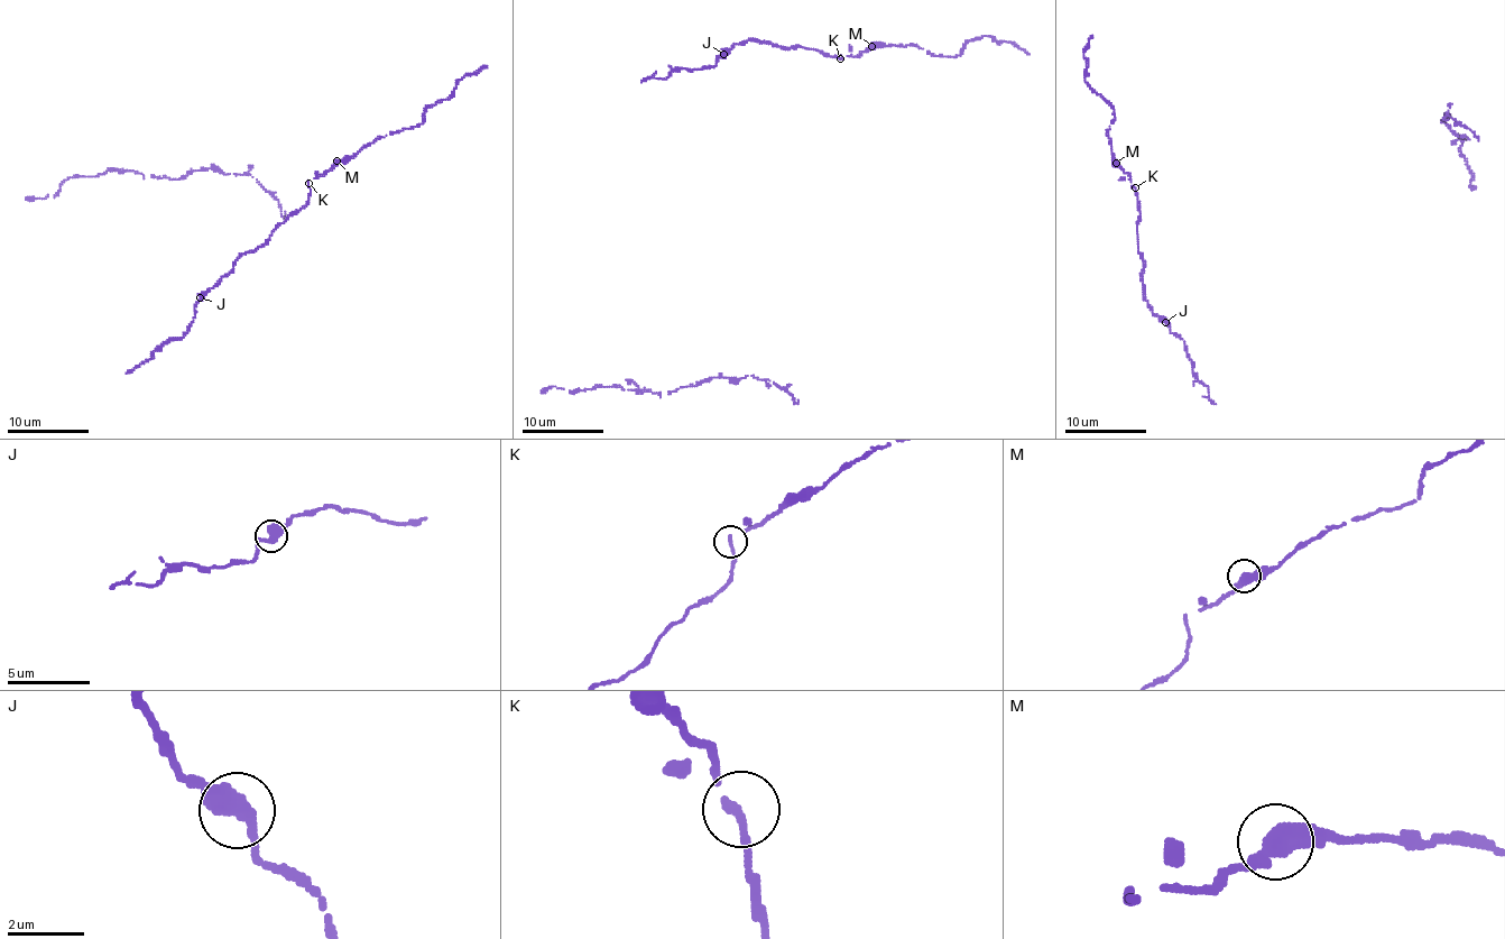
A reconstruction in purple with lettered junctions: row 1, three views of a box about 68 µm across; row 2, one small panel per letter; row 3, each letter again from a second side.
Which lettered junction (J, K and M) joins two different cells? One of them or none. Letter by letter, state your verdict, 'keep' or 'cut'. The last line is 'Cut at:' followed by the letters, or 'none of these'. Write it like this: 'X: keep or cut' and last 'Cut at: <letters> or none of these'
J: keep
K: keep
M: keep
Cut at: none of these

